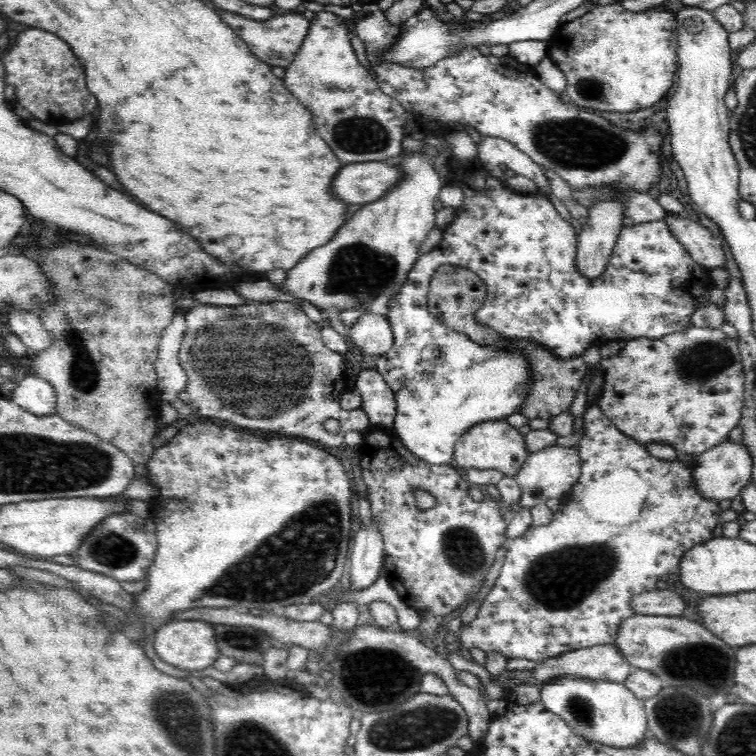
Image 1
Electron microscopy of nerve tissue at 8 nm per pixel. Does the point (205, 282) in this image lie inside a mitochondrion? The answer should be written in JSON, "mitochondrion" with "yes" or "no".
{"mitochondrion":"no"}

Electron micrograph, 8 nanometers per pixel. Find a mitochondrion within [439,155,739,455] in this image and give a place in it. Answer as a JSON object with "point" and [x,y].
{"point":[697,364]}

